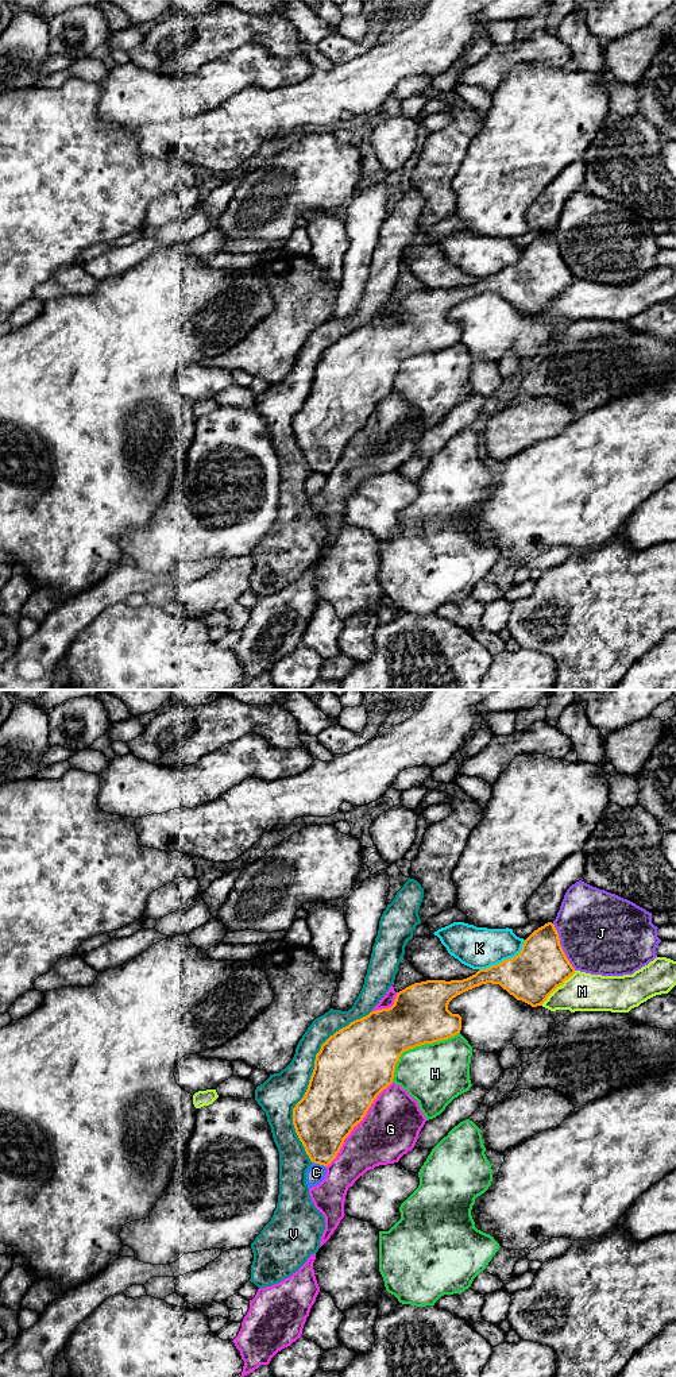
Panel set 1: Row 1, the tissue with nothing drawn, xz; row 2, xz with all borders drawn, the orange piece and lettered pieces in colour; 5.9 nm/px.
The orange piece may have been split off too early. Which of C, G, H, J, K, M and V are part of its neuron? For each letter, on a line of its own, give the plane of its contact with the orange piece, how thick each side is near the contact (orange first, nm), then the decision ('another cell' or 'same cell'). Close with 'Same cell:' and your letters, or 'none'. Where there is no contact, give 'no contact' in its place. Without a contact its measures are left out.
C: xz | 340/110 nm | another cell
G: xz | 400/340 nm | another cell
H: xz | 340/360 nm | another cell
J: xz | 320/480 nm | another cell
K: xz | 320/260 nm | another cell
M: xz | 320/220 nm | another cell
V: xz | 440/240 nm | another cell
Same cell: none

